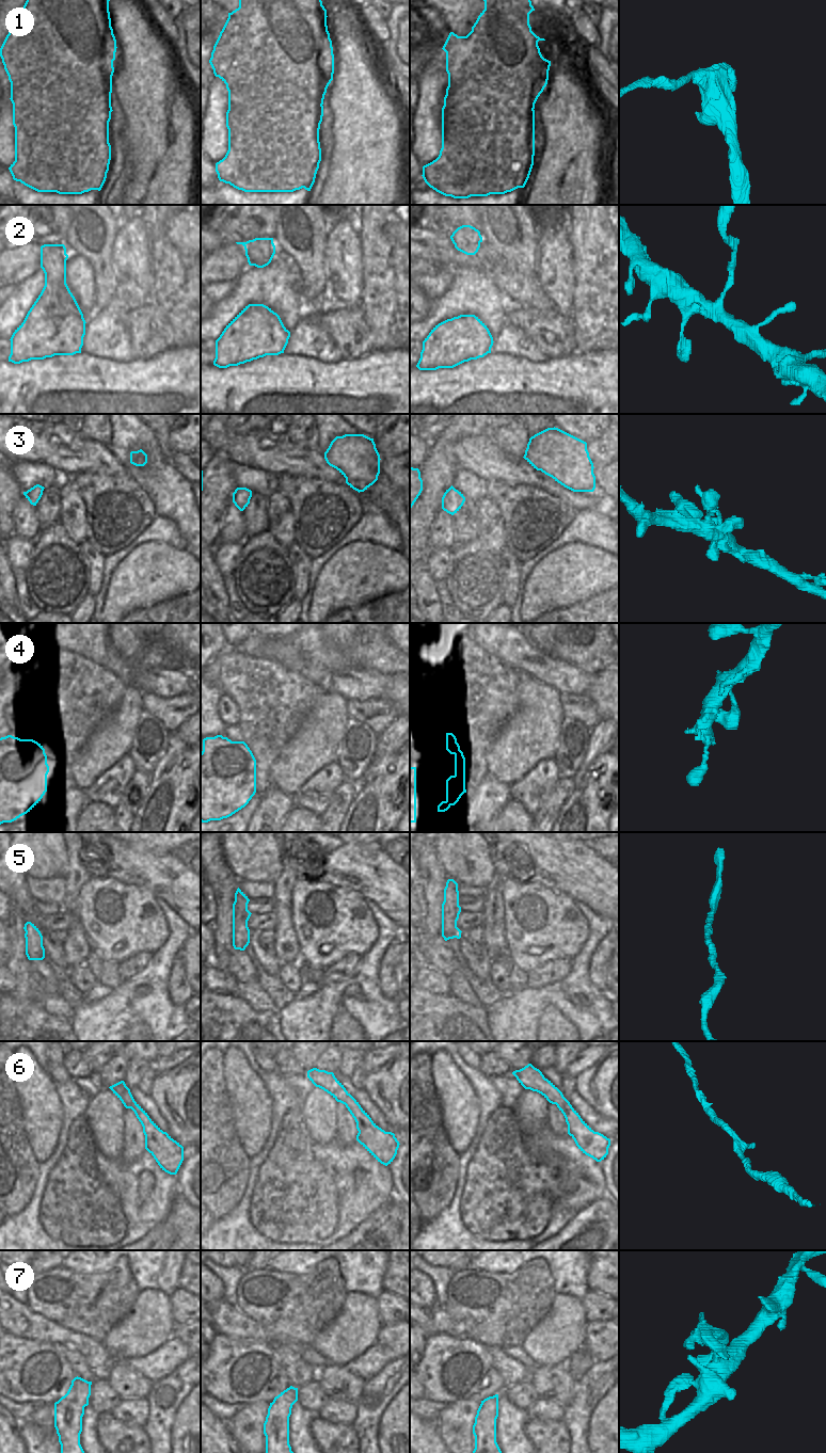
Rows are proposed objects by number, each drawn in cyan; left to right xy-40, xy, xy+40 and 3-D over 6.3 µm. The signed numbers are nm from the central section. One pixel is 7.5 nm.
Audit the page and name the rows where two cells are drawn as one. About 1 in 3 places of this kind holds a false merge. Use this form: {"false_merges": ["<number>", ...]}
{"false_merges": ["1", "2", "7"]}

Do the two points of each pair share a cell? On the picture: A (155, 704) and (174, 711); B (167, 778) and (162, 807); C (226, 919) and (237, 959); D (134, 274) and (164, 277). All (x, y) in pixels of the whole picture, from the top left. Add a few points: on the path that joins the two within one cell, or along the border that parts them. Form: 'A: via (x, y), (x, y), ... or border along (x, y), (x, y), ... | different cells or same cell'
A: via (159, 707), (170, 711) | same cell
B: via (167, 785), (167, 799) | same cell
C: border along (235, 949), (231, 955), (227, 970) | different cells
D: border along (151, 252), (151, 270), (153, 273), (152, 299) | different cells

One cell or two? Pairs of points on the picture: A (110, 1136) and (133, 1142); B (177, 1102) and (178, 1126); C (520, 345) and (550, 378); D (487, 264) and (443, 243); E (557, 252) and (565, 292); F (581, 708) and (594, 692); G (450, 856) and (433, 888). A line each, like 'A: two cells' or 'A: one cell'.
A: two cells
B: one cell
C: two cells
D: one cell
E: one cell
F: two cells
G: two cells

